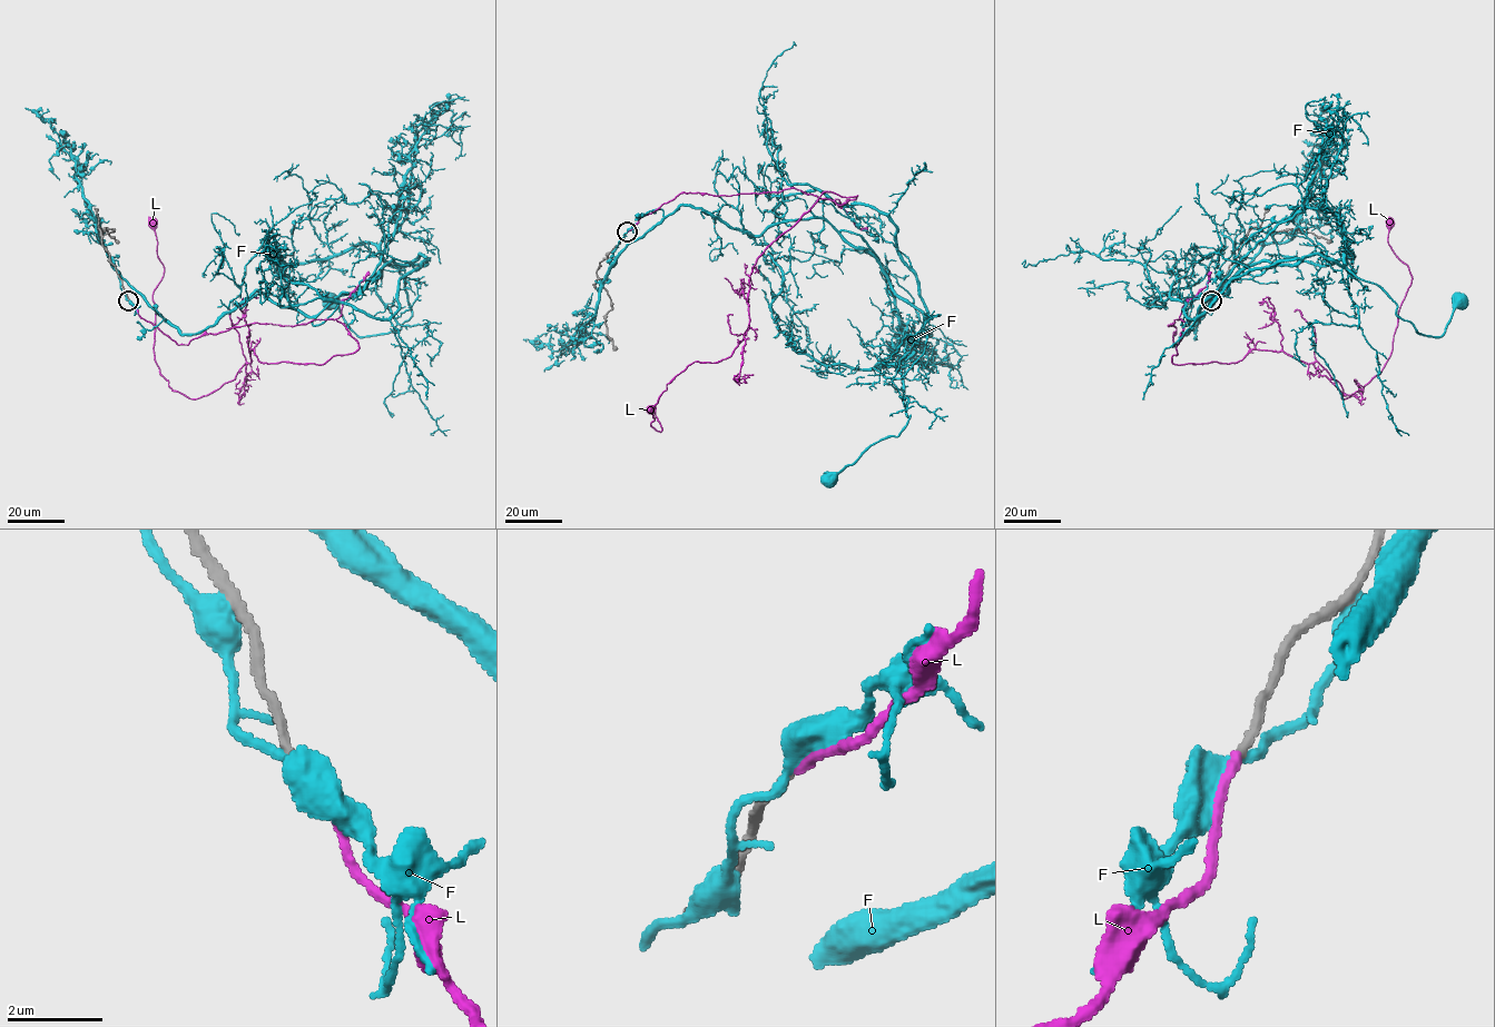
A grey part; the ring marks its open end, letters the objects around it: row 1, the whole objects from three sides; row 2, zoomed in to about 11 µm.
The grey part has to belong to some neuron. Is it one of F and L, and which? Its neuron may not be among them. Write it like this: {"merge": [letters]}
{"merge": ["L"]}

